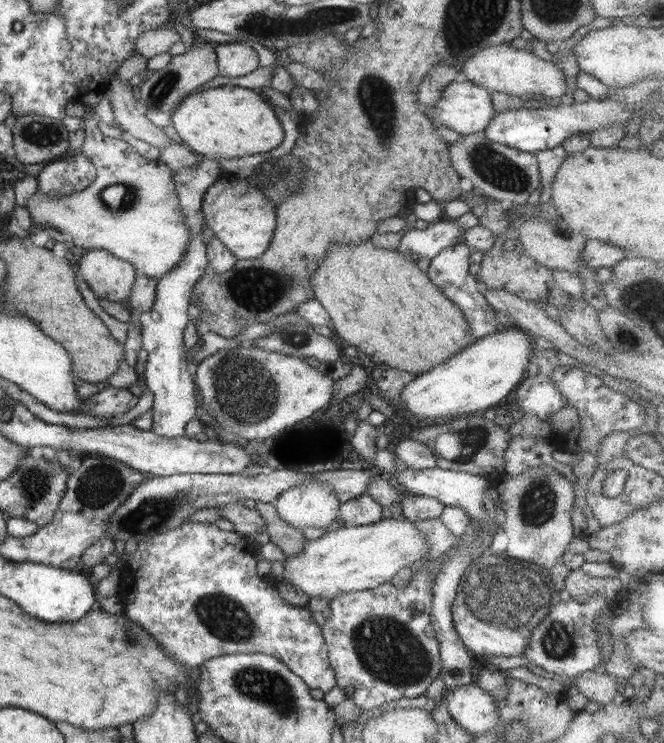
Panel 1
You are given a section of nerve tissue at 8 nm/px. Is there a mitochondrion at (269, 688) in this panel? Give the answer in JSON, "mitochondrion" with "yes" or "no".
{"mitochondrion":"yes"}

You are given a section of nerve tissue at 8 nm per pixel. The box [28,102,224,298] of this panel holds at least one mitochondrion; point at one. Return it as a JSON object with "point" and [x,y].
{"point":[117,196]}

